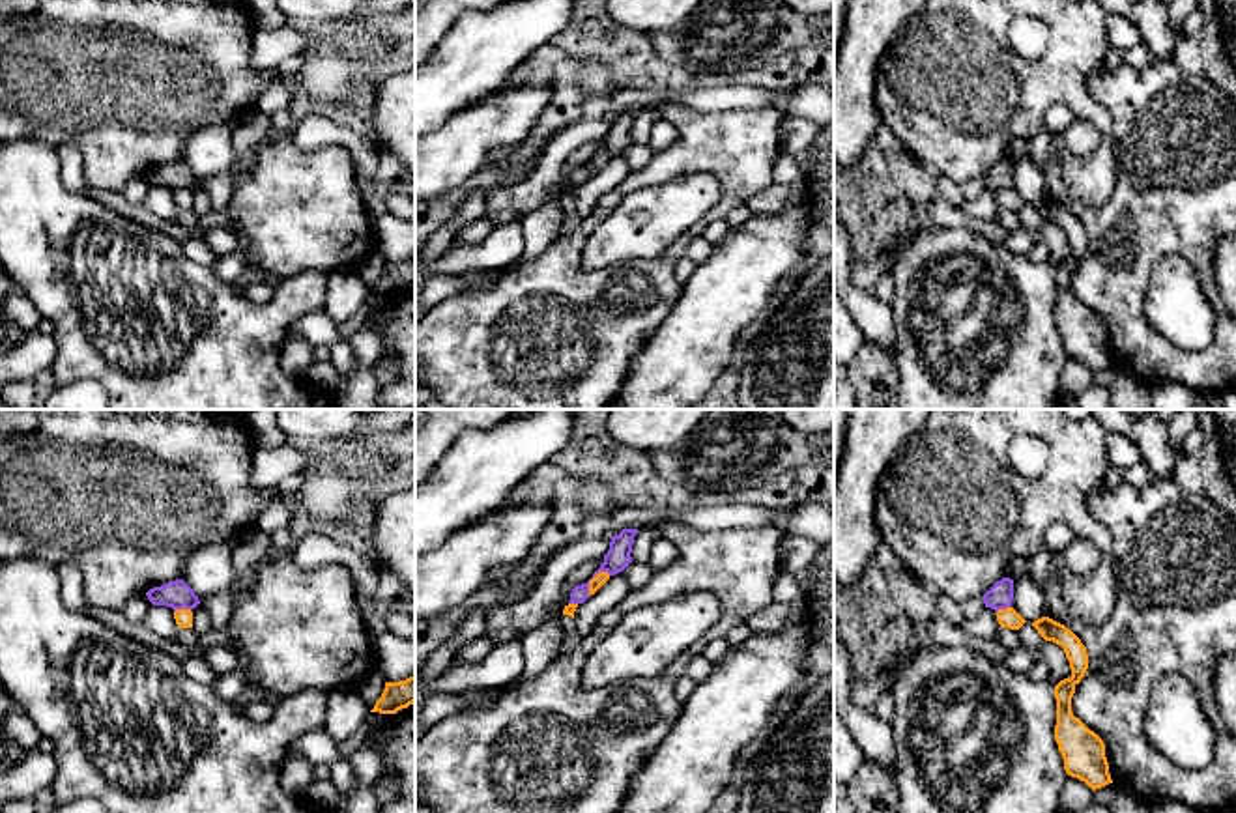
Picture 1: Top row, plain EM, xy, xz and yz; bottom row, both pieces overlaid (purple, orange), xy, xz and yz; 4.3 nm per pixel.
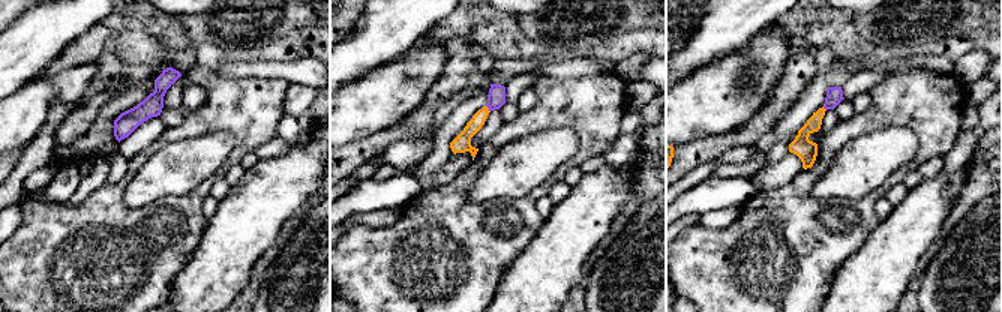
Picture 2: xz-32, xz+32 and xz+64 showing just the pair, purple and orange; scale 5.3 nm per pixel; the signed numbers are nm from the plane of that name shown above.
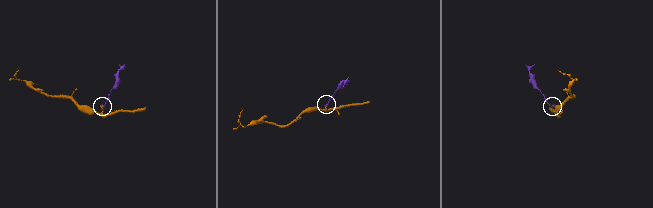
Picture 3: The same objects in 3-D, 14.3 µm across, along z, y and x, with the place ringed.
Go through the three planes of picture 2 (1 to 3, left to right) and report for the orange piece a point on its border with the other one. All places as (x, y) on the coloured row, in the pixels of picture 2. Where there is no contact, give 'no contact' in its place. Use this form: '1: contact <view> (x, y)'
1: no contact
2: contact xz+32 (488, 107)
3: no contact

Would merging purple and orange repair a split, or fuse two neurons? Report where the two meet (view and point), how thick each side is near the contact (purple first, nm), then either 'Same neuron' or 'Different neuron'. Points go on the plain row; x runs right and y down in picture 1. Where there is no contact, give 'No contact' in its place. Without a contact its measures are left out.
Touches purple at xz (591, 159). Thickness 110 nm (purple) against 60 nm. Different neuron

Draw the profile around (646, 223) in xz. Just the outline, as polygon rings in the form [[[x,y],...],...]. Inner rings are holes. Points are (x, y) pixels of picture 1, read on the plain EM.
[[[690,174],[626,194],[582,252],[583,269],[653,260],[684,237],[720,198],[711,174]]]

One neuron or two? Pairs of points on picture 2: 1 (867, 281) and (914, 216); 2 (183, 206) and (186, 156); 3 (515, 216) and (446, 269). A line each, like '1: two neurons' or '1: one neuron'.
1: one neuron
2: two neurons
3: one neuron

